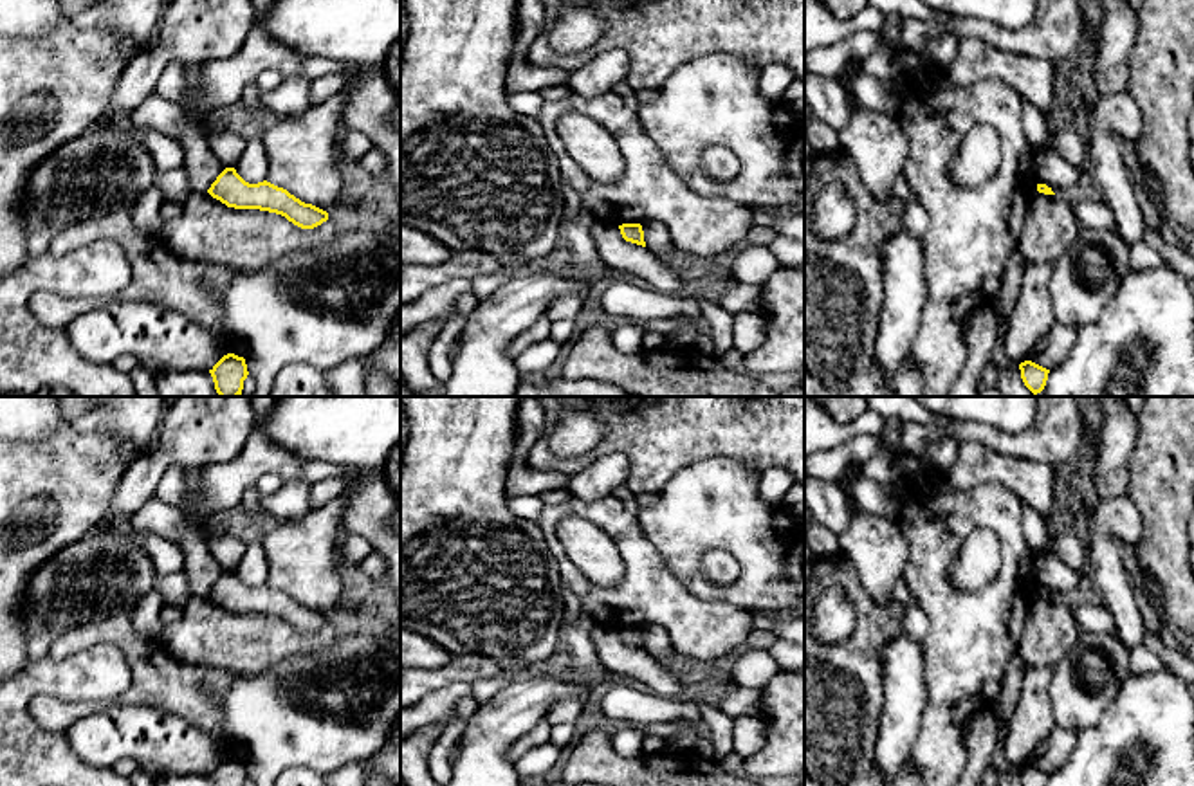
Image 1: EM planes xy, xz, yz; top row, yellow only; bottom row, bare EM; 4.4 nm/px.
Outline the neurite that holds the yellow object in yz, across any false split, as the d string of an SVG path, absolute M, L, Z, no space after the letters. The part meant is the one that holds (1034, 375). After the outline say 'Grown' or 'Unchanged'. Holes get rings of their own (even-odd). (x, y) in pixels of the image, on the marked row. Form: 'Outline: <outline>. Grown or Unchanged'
Outline: M1024 361L1019 364L1021 370L1021 379L1024 382L1024 386L1033 393L1041 393L1046 386L1048 380L1048 373L1050 370L1032 362L1032 361Z. Unchanged

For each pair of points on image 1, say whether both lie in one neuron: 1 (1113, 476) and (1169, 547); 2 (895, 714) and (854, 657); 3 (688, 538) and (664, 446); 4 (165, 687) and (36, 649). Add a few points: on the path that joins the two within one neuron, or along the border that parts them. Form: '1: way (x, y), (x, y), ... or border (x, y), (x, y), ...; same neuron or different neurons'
1: border (1133, 451), (1126, 493); different neurons
2: border (881, 658), (882, 705), (875, 741); different neurons
3: border (709, 456), (682, 467), (657, 494); different neurons
4: border (55, 635), (47, 655); different neurons

